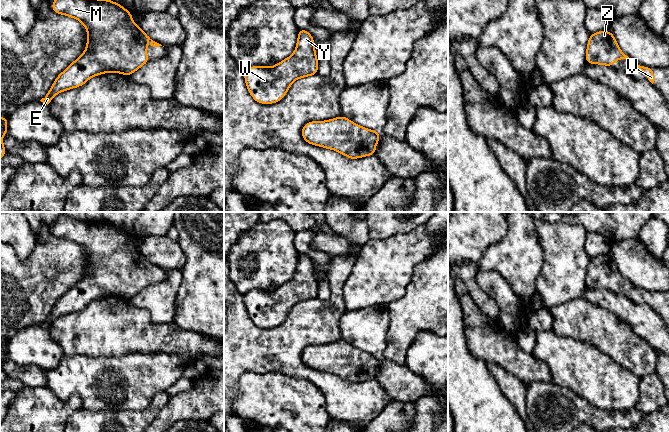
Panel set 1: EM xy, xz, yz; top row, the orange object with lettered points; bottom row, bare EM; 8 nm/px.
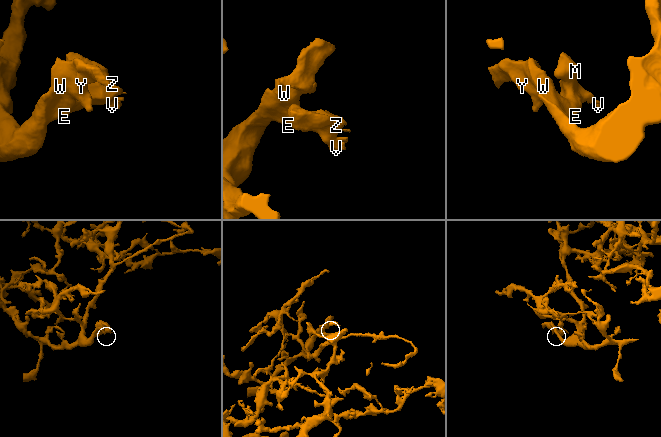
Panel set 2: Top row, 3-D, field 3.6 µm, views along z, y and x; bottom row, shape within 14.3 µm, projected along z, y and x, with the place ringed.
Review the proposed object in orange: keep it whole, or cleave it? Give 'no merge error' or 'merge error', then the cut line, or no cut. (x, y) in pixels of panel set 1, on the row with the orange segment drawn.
no merge error | no cut

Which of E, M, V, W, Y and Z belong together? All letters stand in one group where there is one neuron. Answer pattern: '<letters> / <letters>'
E M V W Y Z

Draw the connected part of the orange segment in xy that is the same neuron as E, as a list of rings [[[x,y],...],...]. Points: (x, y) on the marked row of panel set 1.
[[[54,0],[51,9],[79,20],[87,28],[87,47],[79,58],[57,76],[49,92],[40,100],[47,105],[55,95],[80,87],[96,75],[116,72],[130,76],[150,62],[147,58],[146,40],[150,40],[153,47],[162,46],[133,23],[132,13],[111,0]]]

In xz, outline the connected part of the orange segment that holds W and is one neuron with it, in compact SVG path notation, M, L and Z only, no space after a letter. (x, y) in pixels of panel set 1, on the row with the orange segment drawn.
M305 29L298 31L294 53L271 67L252 66L244 71L250 95L257 103L279 102L291 84L302 77L317 75L318 58L312 35Z

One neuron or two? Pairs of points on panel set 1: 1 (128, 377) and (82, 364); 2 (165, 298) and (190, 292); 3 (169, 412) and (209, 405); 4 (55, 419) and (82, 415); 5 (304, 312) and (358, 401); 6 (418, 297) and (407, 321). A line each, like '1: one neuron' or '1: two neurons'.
1: one neuron
2: two neurons
3: one neuron
4: two neurons
5: one neuron
6: one neuron

